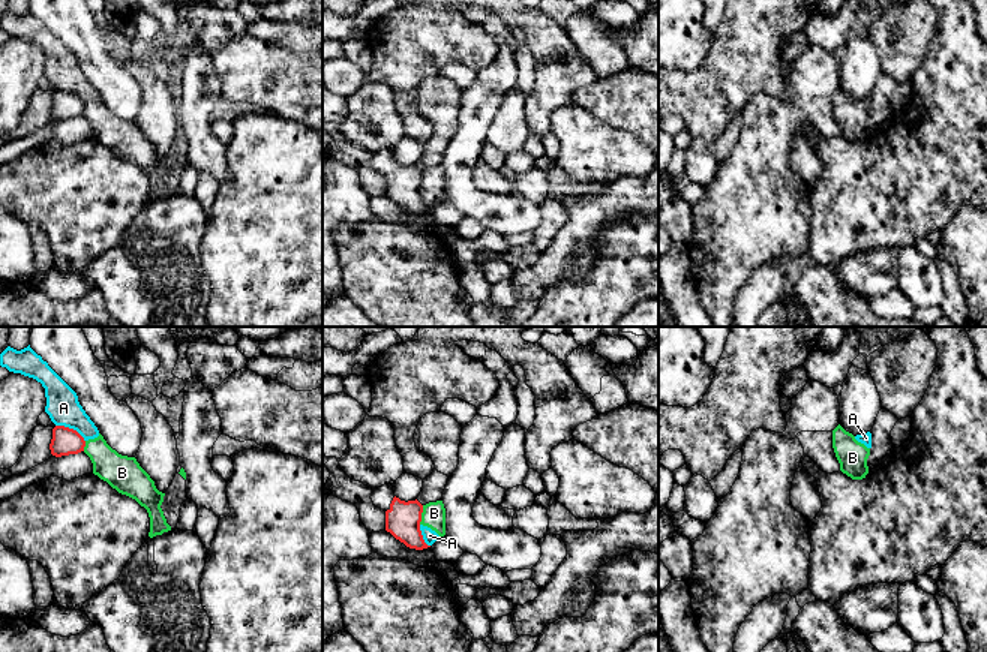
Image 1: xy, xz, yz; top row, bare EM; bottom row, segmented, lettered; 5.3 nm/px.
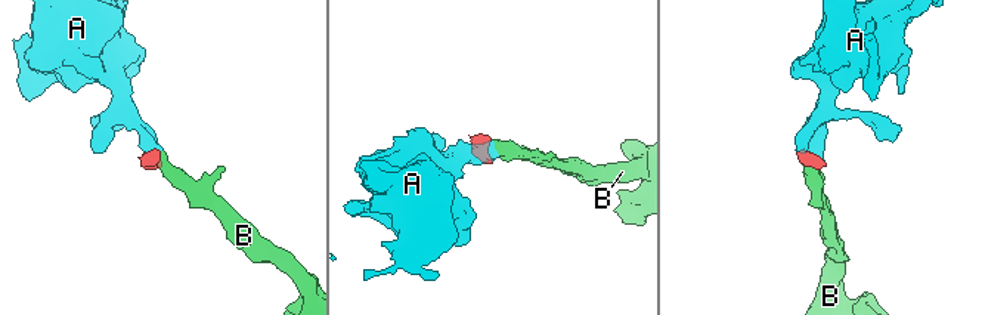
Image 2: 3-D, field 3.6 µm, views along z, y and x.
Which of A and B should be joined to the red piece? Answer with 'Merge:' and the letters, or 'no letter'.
Merge: no letter

